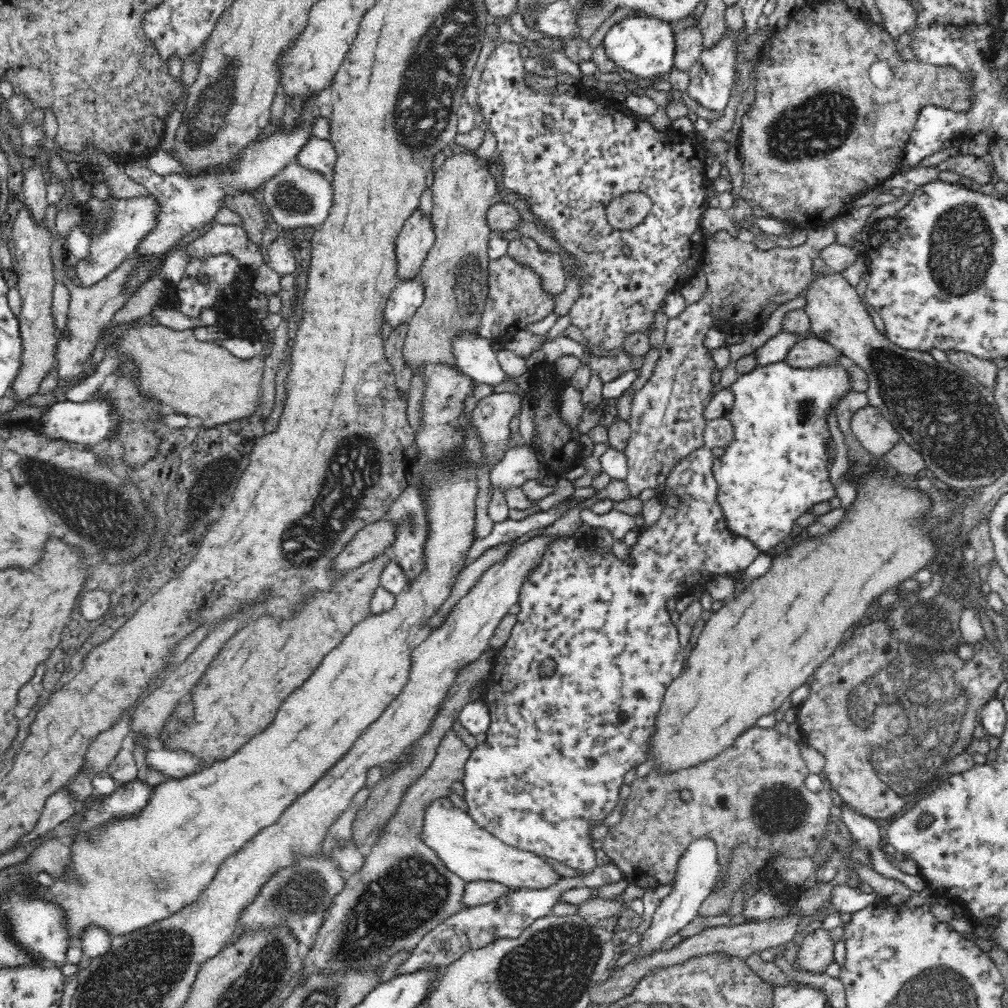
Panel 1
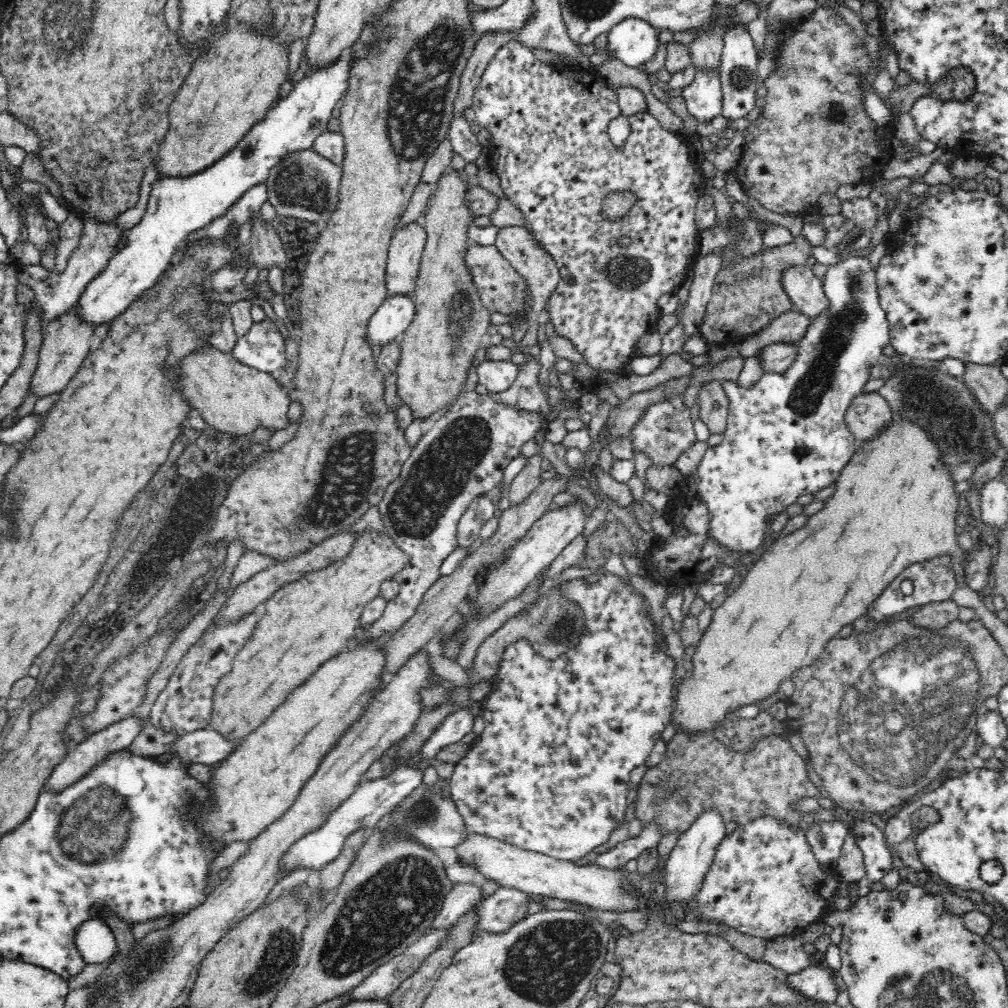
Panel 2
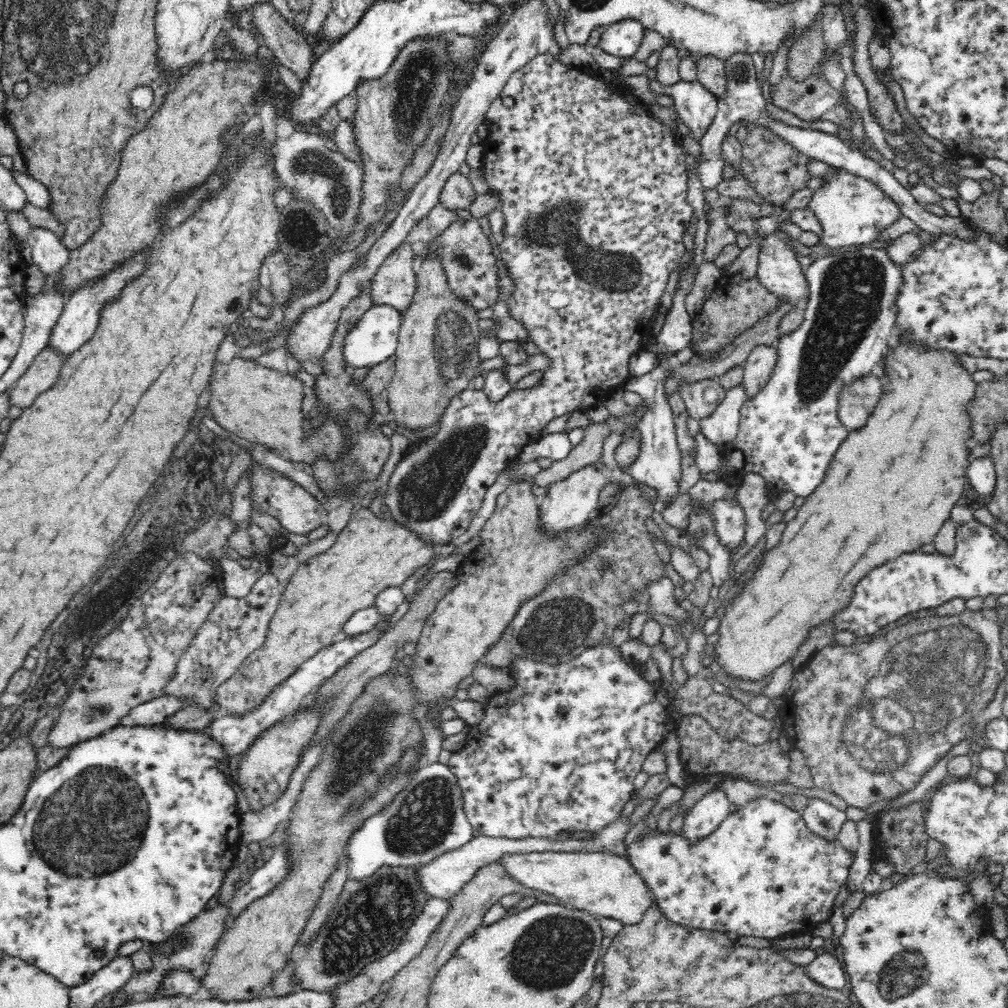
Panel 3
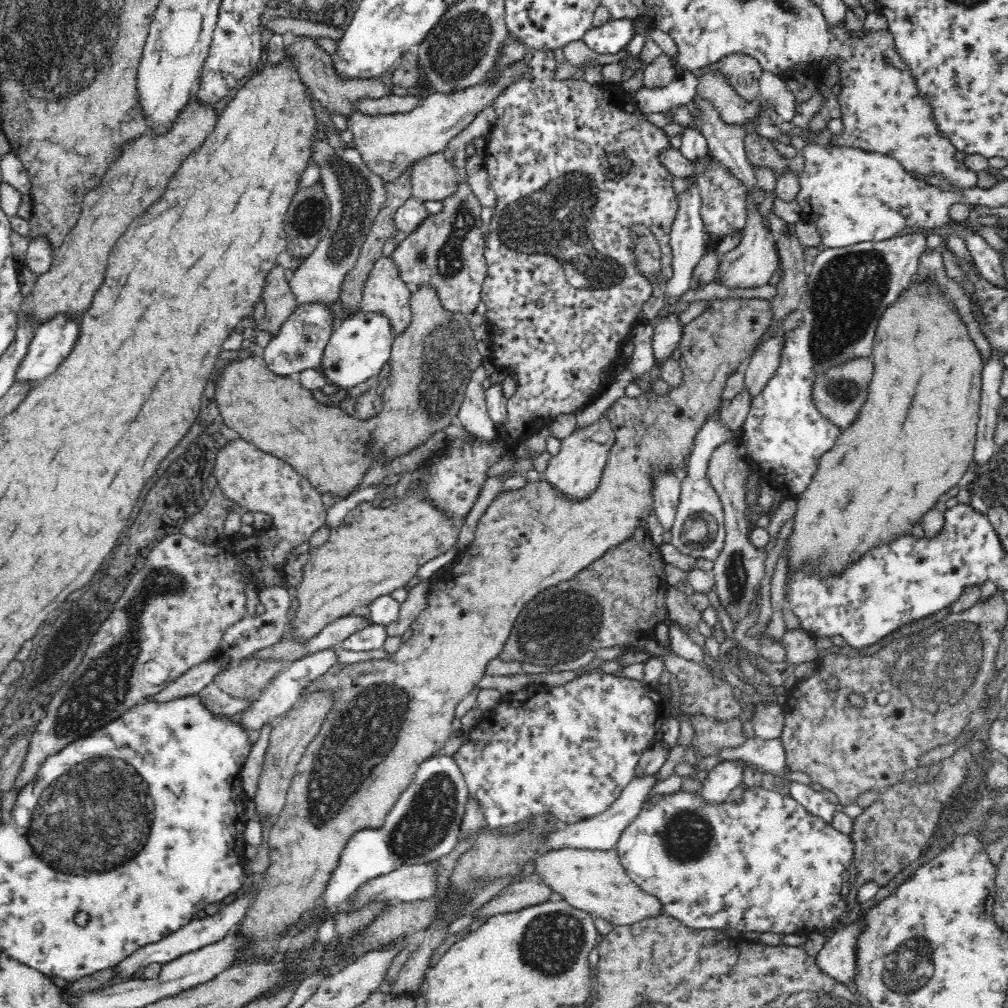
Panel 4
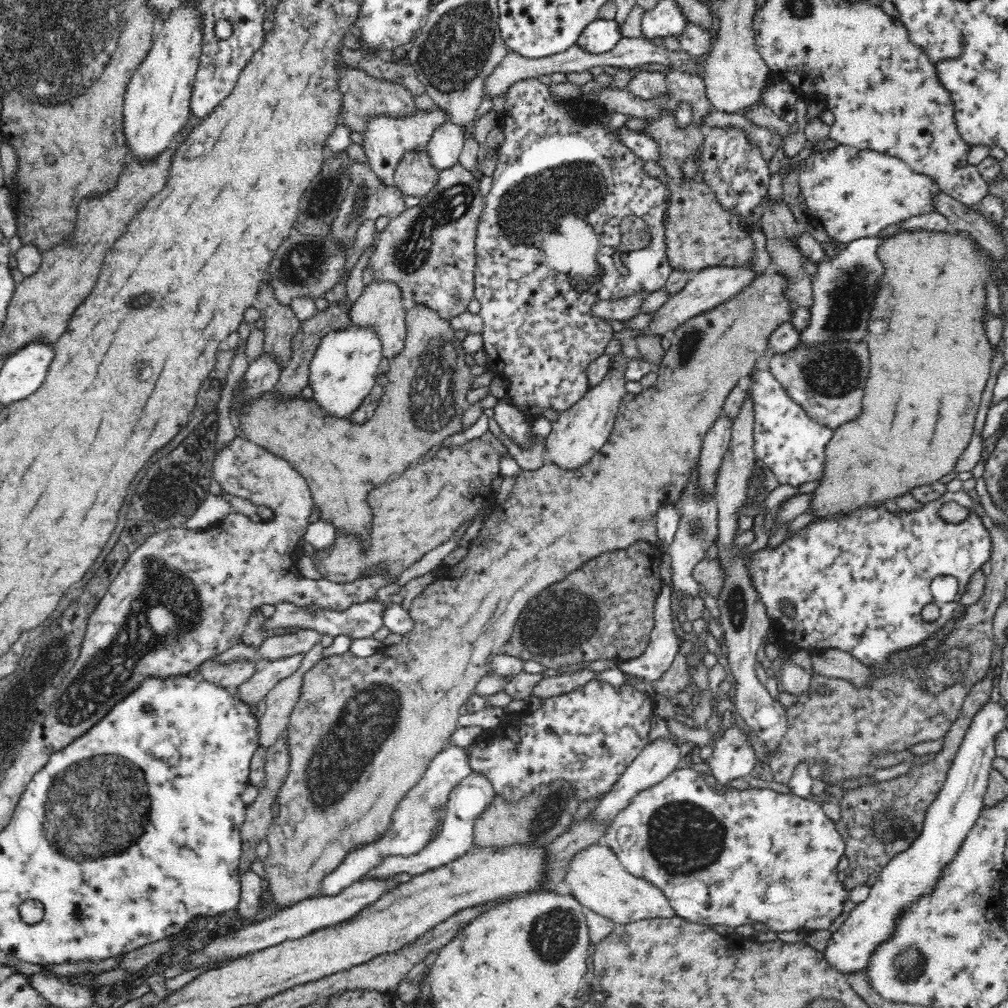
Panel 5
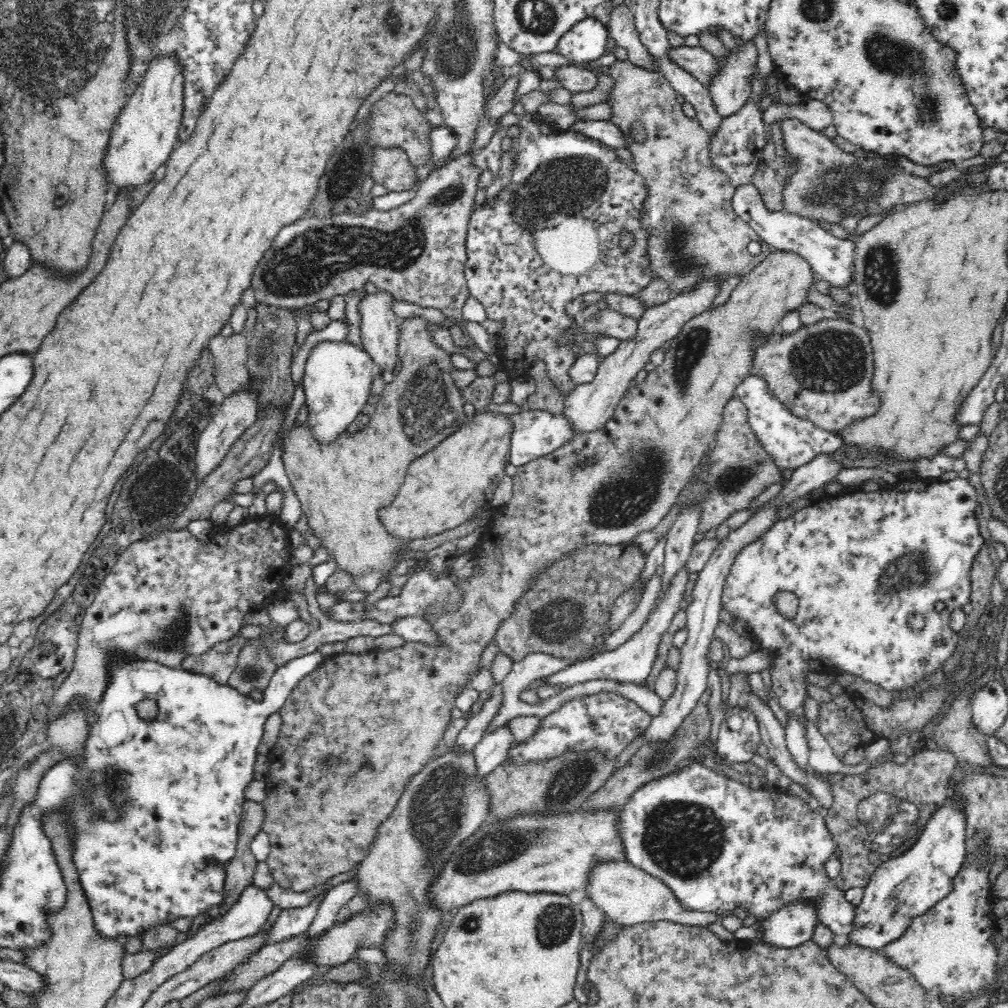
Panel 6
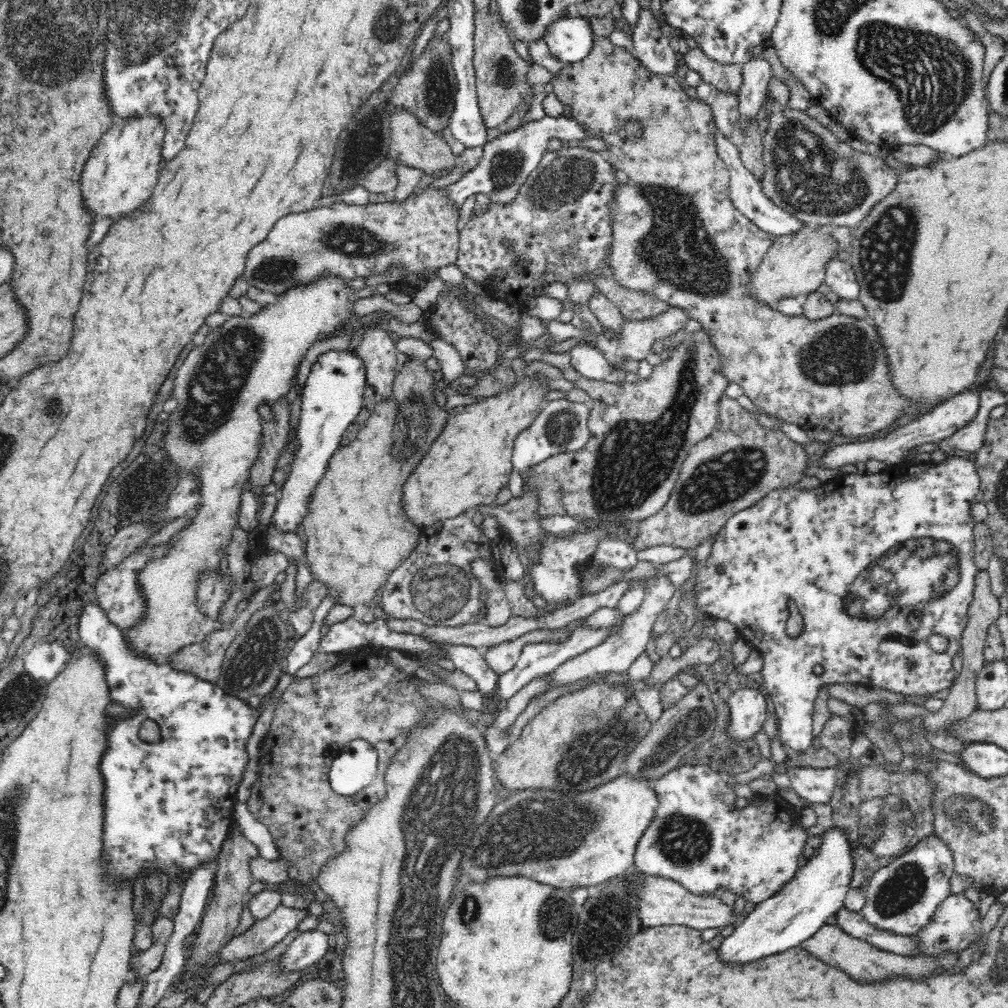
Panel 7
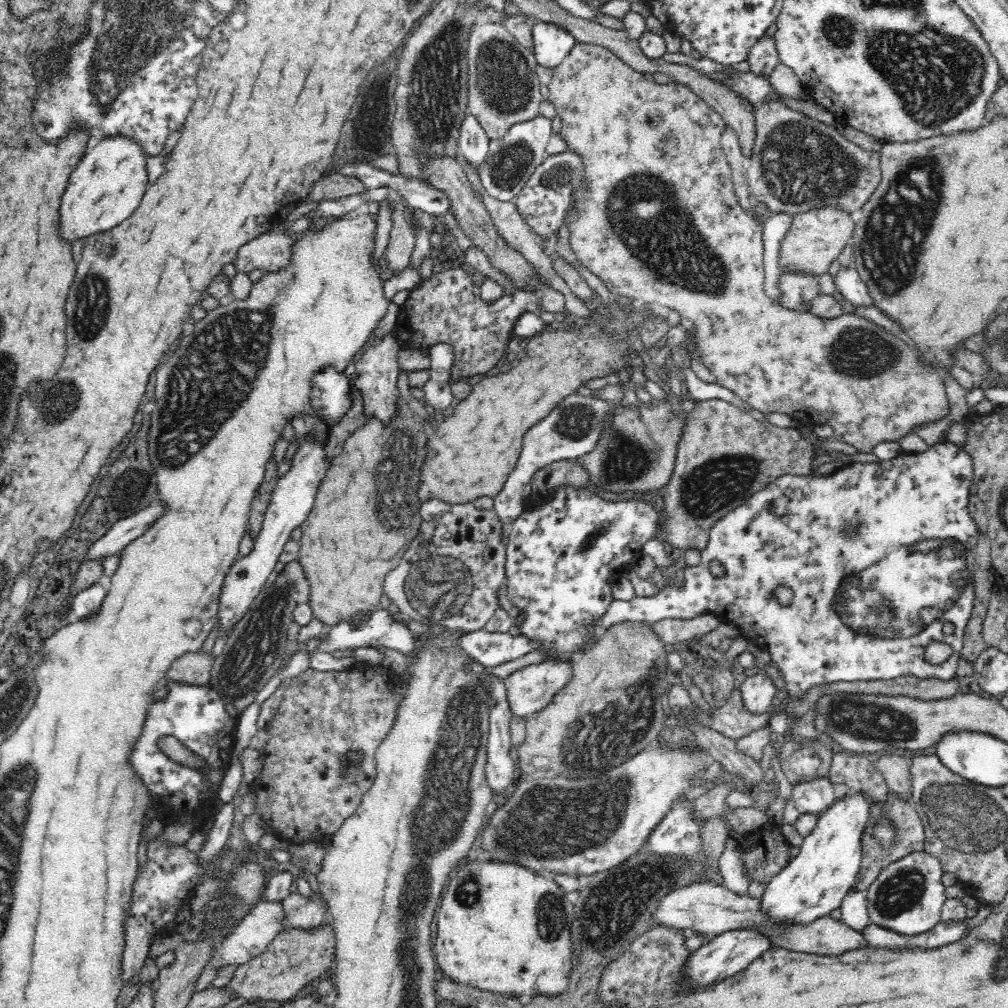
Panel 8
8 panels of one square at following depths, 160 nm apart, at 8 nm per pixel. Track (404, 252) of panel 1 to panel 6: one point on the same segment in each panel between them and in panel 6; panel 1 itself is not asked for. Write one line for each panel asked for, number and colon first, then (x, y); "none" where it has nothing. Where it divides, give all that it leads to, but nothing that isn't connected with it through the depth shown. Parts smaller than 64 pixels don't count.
2: (405, 249)
3: (394, 284)
4: (384, 293)
5: (379, 309)
6: (379, 331)

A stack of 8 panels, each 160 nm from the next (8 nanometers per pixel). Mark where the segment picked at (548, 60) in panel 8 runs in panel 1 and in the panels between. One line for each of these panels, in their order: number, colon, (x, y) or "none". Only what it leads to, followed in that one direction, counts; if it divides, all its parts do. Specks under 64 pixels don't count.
1: (644, 46)
2: (633, 41)
3: (623, 38)
4: (613, 36)
5: (598, 36)
6: (585, 40)
7: (569, 39)

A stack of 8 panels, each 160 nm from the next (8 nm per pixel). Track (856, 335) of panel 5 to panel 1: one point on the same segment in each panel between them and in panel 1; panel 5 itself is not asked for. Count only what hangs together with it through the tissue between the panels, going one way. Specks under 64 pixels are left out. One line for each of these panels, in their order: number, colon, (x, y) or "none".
1: (775, 469)
2: (786, 436)
3: (789, 431)
4: (849, 287)

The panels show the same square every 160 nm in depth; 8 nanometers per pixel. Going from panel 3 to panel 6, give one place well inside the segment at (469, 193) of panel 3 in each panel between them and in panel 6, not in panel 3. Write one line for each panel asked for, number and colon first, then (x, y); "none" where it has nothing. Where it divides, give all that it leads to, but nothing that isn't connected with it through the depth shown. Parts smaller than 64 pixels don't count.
4: (432, 178)
5: (413, 176)
6: (391, 169)

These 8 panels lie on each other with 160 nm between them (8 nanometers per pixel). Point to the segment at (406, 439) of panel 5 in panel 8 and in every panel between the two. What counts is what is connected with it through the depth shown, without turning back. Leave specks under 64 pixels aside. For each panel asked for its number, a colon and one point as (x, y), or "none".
6: (342, 487)
7: (357, 532)
8: (358, 529)

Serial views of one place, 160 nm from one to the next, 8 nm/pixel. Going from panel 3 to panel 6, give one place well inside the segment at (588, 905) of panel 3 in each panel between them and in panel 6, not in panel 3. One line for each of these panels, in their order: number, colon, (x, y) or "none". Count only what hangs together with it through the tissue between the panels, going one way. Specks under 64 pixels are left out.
4: (593, 880)
5: (599, 882)
6: (630, 896)

